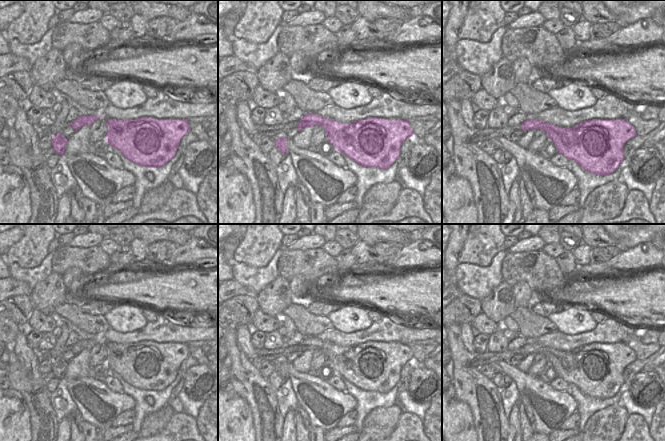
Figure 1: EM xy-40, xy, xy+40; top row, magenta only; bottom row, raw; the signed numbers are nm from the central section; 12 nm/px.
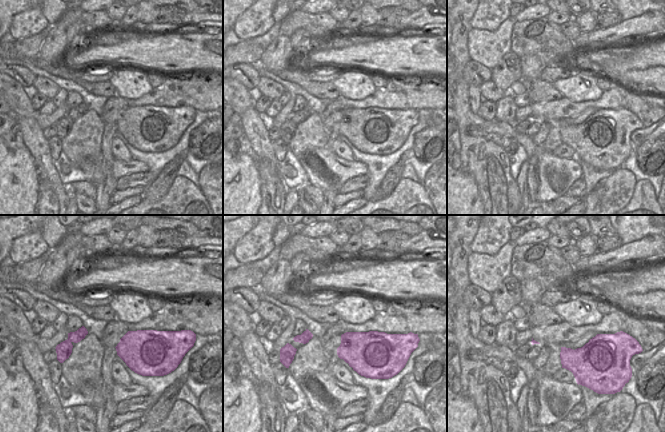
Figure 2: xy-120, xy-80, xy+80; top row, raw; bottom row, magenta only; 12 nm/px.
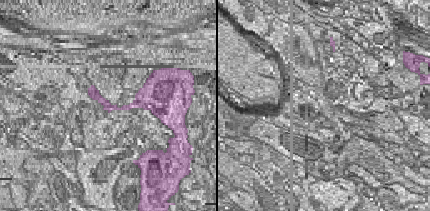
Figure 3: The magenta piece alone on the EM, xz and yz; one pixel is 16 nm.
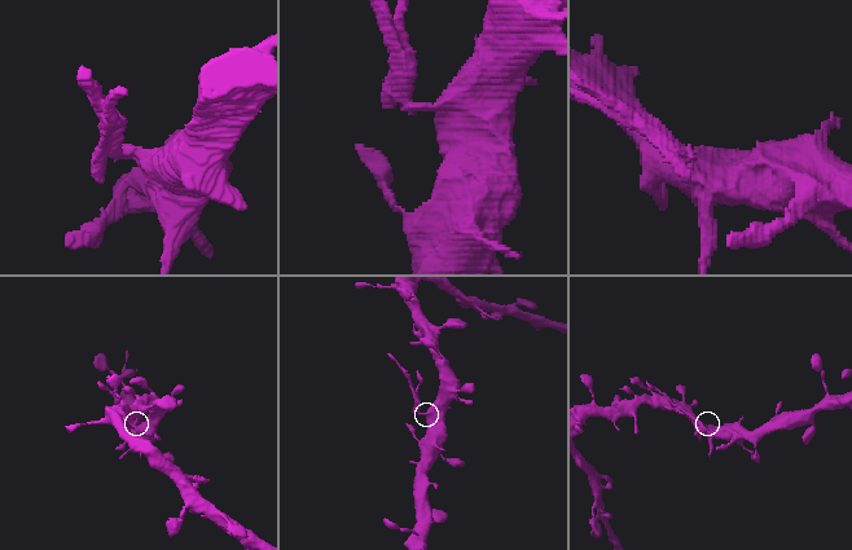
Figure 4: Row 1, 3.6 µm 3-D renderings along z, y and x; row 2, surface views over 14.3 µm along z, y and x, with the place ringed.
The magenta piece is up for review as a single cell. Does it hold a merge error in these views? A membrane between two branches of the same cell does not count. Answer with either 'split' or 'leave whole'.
split

